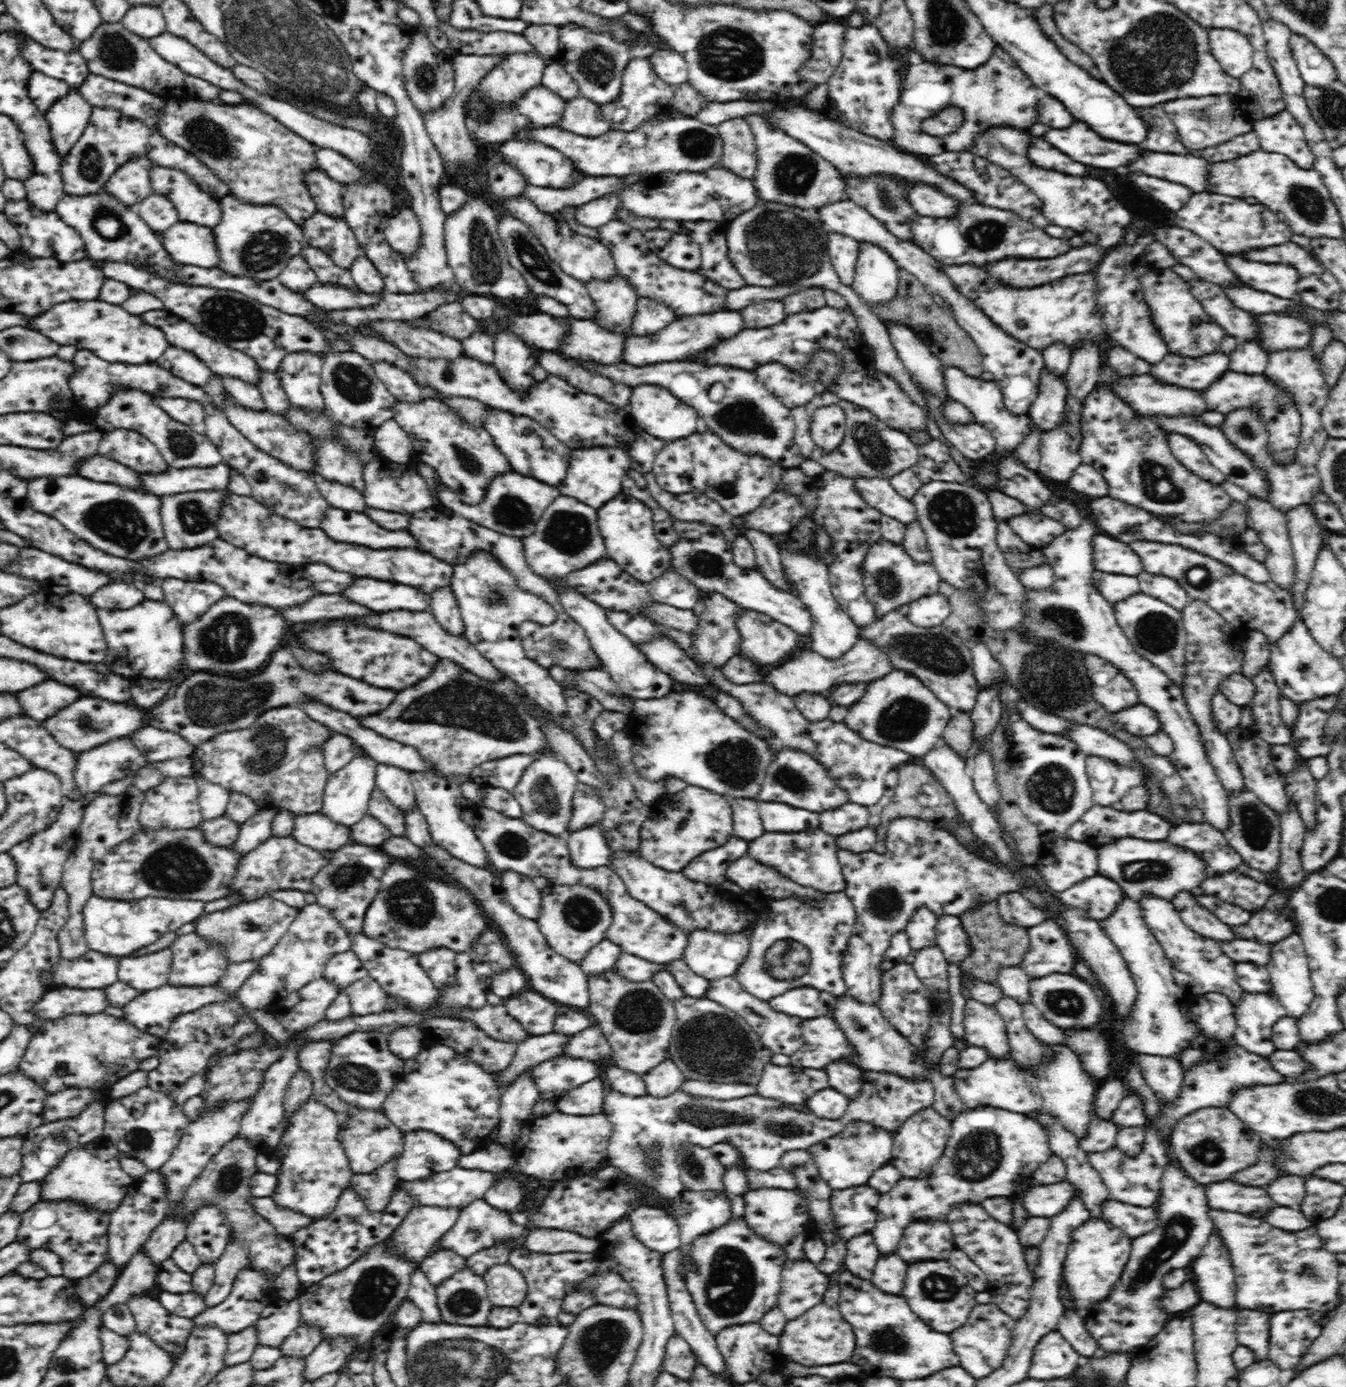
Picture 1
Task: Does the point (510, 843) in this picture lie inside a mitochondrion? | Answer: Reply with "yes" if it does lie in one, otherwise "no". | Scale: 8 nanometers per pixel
yes

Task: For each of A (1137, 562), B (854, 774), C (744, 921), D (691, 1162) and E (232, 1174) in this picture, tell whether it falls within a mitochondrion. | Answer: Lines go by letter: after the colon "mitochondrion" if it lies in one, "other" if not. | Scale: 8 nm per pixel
A: other
B: mitochondrion
C: other
D: mitochondrion
E: mitochondrion

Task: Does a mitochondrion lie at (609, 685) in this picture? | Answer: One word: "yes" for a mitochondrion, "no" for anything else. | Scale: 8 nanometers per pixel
no

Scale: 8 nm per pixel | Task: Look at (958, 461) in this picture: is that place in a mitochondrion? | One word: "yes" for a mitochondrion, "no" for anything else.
no

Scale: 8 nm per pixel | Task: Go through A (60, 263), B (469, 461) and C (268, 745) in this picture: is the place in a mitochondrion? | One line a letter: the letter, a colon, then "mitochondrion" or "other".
A: other
B: mitochondrion
C: mitochondrion

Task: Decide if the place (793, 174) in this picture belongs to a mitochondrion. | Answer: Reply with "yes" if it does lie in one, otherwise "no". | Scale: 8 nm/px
yes

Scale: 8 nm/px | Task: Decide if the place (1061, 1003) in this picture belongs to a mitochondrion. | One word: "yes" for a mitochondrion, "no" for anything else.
yes

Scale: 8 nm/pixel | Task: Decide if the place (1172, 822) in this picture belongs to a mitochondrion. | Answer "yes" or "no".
no

